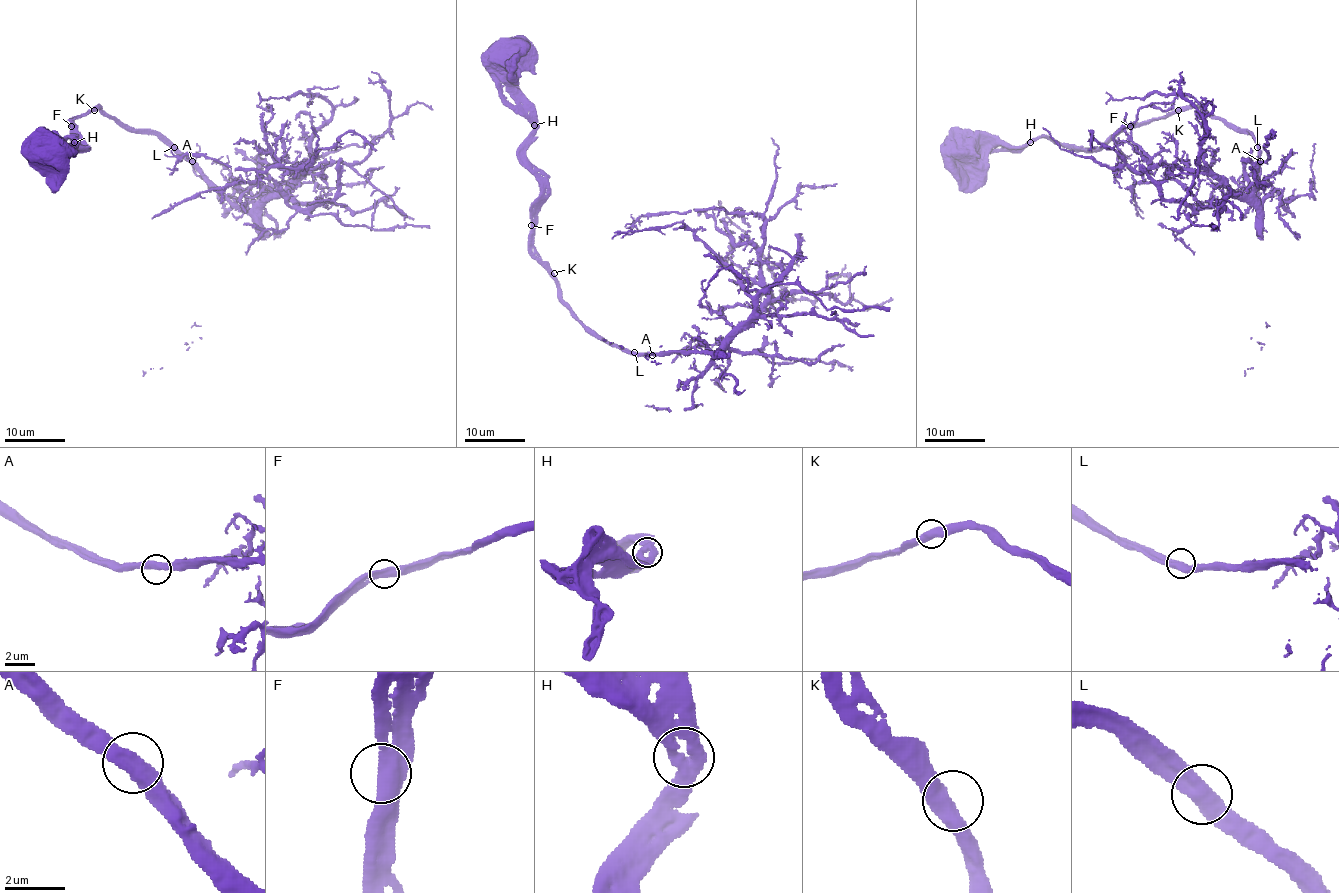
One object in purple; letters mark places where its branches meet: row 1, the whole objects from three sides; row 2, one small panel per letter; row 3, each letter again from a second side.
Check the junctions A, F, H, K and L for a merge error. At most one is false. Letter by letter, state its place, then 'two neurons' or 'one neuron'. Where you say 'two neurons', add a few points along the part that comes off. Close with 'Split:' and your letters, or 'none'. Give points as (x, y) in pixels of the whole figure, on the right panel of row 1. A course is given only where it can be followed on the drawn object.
A: at (1260, 161); one neuron
F: at (1130, 126); one neuron
H: at (1030, 142); one neuron
K: at (1178, 110); one neuron
L: at (1257, 147); one neuron
Split: none

